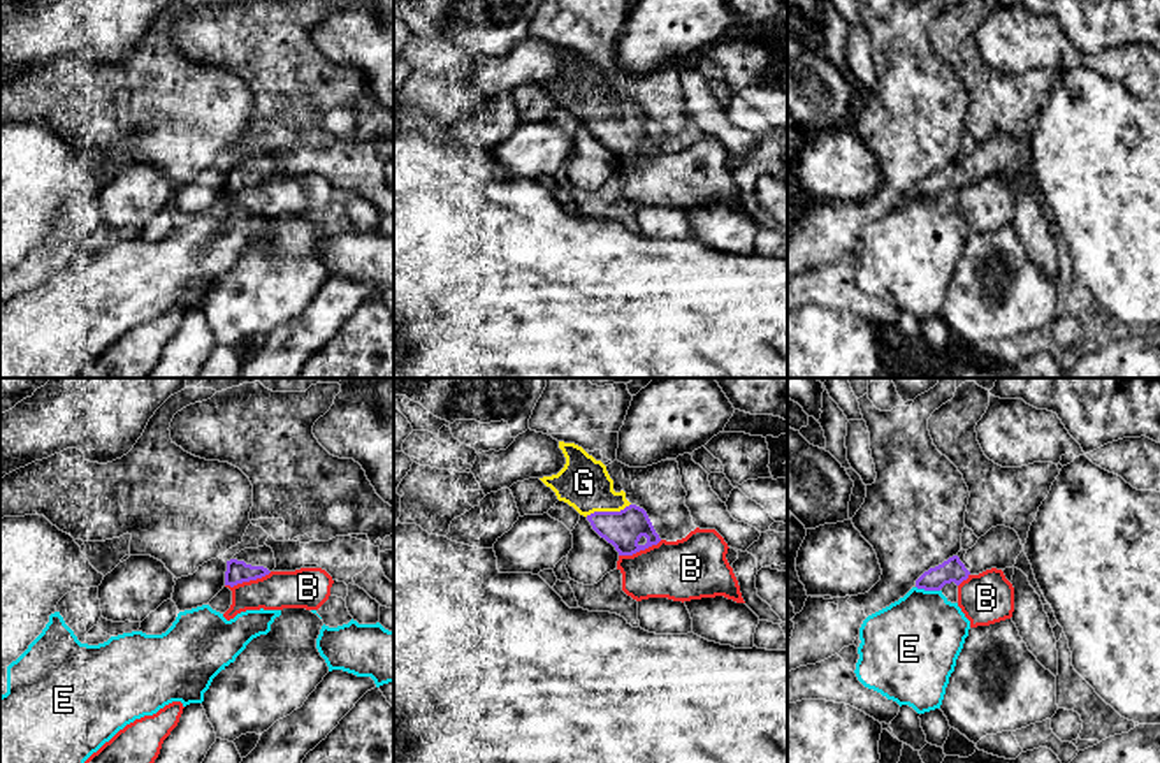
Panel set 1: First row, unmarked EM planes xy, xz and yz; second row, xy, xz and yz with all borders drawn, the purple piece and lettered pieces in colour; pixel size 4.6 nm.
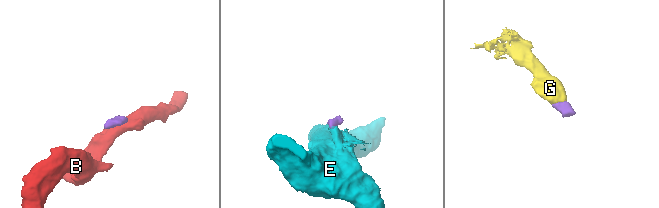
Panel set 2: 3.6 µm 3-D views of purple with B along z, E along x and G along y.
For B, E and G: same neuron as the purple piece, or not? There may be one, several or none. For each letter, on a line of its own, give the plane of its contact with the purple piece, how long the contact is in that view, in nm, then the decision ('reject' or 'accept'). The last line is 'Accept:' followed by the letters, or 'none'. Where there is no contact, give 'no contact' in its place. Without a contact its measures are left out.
B: contact in xy; length 220 nm; reject
E: contact in yz; length 110 nm; reject
G: contact in xz; length 220 nm; accept
Accept: G

